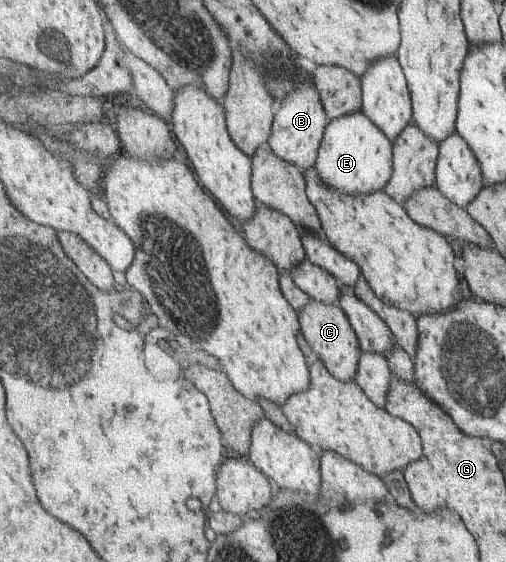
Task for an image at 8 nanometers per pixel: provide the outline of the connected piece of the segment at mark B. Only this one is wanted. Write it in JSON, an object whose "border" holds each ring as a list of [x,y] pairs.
{"border":[[[314,80],[301,81],[297,88],[282,100],[282,104],[278,104],[272,135],[267,144],[271,146],[273,152],[277,153],[277,156],[305,171],[315,166],[317,162],[328,121],[328,114]]]}

